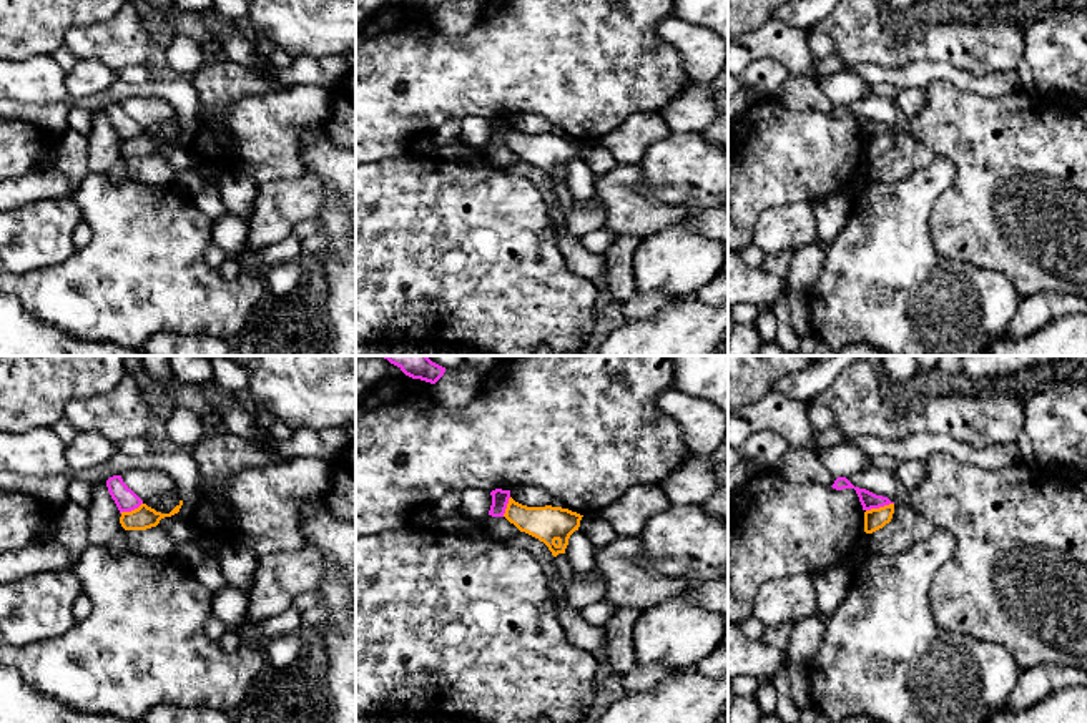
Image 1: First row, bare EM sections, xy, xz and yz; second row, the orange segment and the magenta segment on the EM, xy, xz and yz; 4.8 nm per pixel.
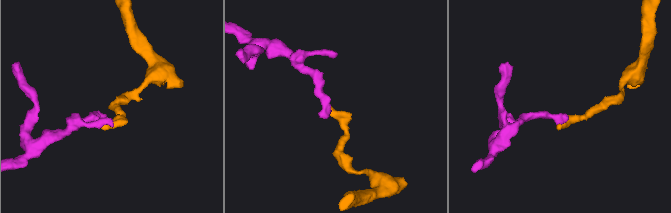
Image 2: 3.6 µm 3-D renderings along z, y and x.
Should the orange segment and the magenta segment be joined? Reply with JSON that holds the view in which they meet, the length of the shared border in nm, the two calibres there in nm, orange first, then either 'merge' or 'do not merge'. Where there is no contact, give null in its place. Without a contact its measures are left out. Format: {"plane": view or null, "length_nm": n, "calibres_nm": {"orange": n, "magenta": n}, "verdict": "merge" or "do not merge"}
{"plane": "yz", "length_nm": 140, "calibres_nm": {"orange": 110, "magenta": 80}, "verdict": "do not merge"}

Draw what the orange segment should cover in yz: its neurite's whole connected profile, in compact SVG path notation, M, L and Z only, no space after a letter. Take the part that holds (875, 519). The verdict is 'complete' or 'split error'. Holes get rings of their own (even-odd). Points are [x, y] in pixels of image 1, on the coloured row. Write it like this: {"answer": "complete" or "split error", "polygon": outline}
{"answer": "complete", "polygon": "M894 504L866 510L864 512L864 532L873 534L883 529L886 524L891 522L893 514L894 514Z"}

